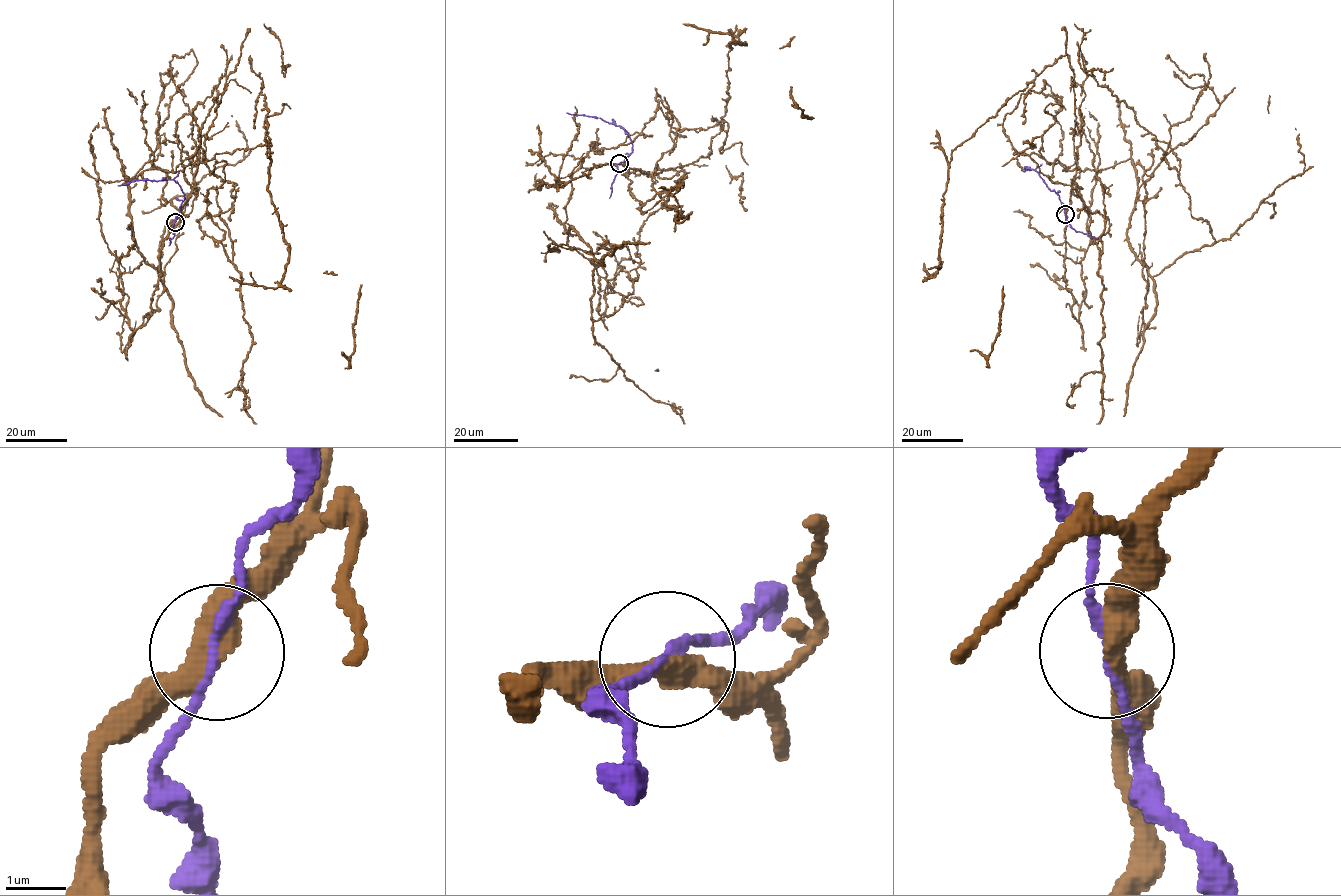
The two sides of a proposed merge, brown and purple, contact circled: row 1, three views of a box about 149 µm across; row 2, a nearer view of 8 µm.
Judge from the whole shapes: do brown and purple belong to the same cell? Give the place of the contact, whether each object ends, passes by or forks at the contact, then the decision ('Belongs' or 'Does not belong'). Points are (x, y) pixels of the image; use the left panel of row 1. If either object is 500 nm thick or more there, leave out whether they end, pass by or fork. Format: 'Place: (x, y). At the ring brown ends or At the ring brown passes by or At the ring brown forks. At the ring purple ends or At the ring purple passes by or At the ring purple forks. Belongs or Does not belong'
Place: (175, 222). At the ring brown passes by. At the ring purple passes by. Does not belong

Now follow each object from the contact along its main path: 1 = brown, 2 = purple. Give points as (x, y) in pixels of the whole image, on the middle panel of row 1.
1: (619, 163), (685, 173), (652, 208), (677, 119), (659, 108), (572, 175), (595, 320), (632, 294), (679, 166)
2: (619, 163), (632, 152), (631, 139), (623, 128), (600, 118), (566, 112)

